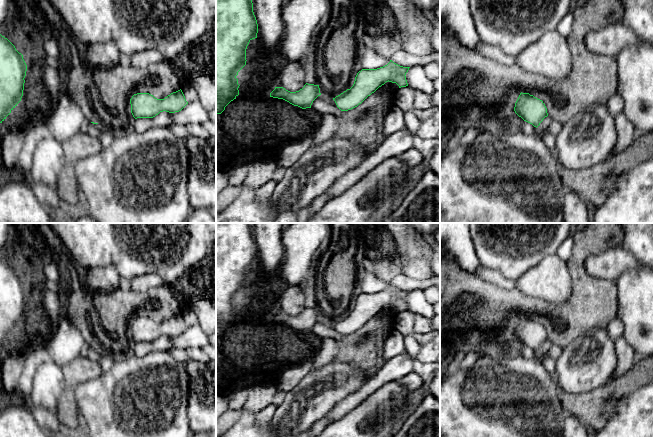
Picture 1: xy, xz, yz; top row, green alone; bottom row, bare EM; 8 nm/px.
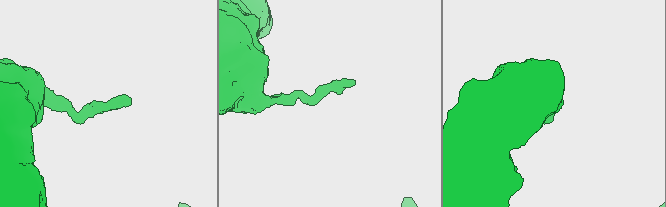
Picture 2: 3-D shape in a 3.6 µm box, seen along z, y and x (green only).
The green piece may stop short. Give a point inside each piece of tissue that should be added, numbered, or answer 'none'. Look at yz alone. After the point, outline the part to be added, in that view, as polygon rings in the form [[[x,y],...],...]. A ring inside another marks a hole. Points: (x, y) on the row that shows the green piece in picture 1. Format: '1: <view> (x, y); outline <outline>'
none

